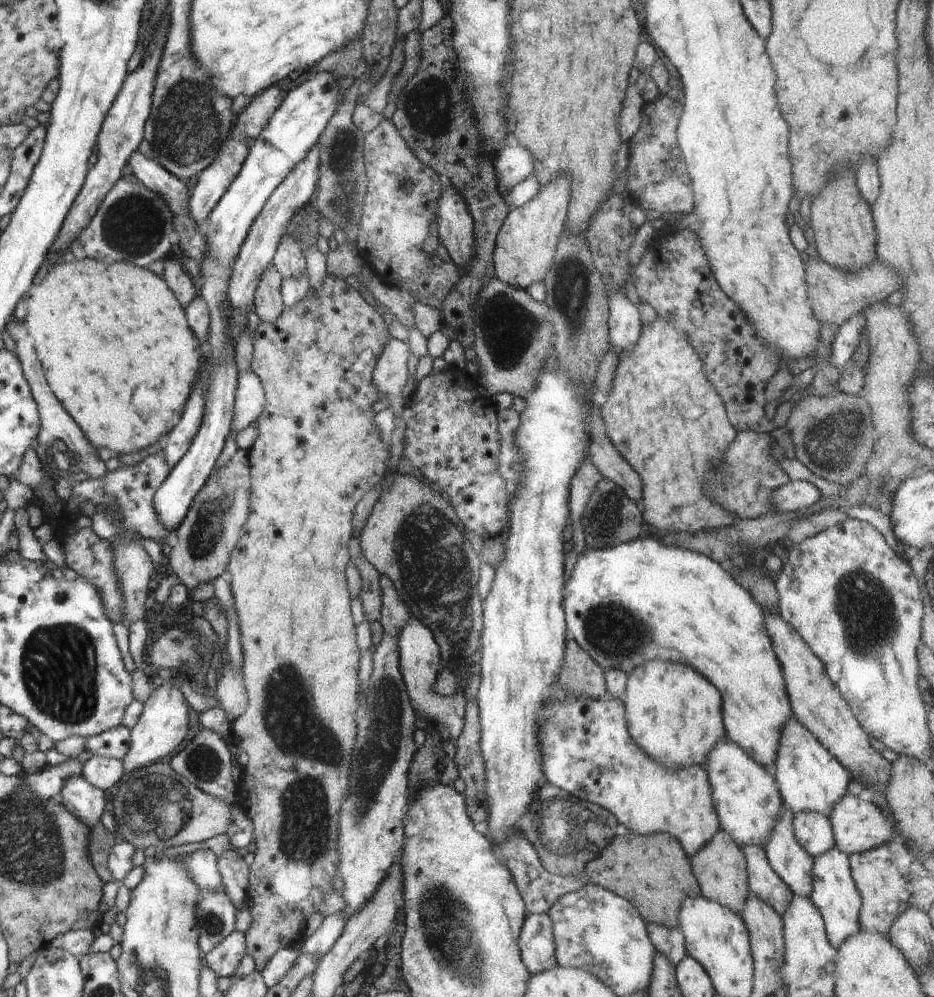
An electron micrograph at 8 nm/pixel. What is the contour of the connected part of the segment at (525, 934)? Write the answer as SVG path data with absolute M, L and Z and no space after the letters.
M529 914L519 934L521 959L533 975L557 967L553 924L547 914Z

